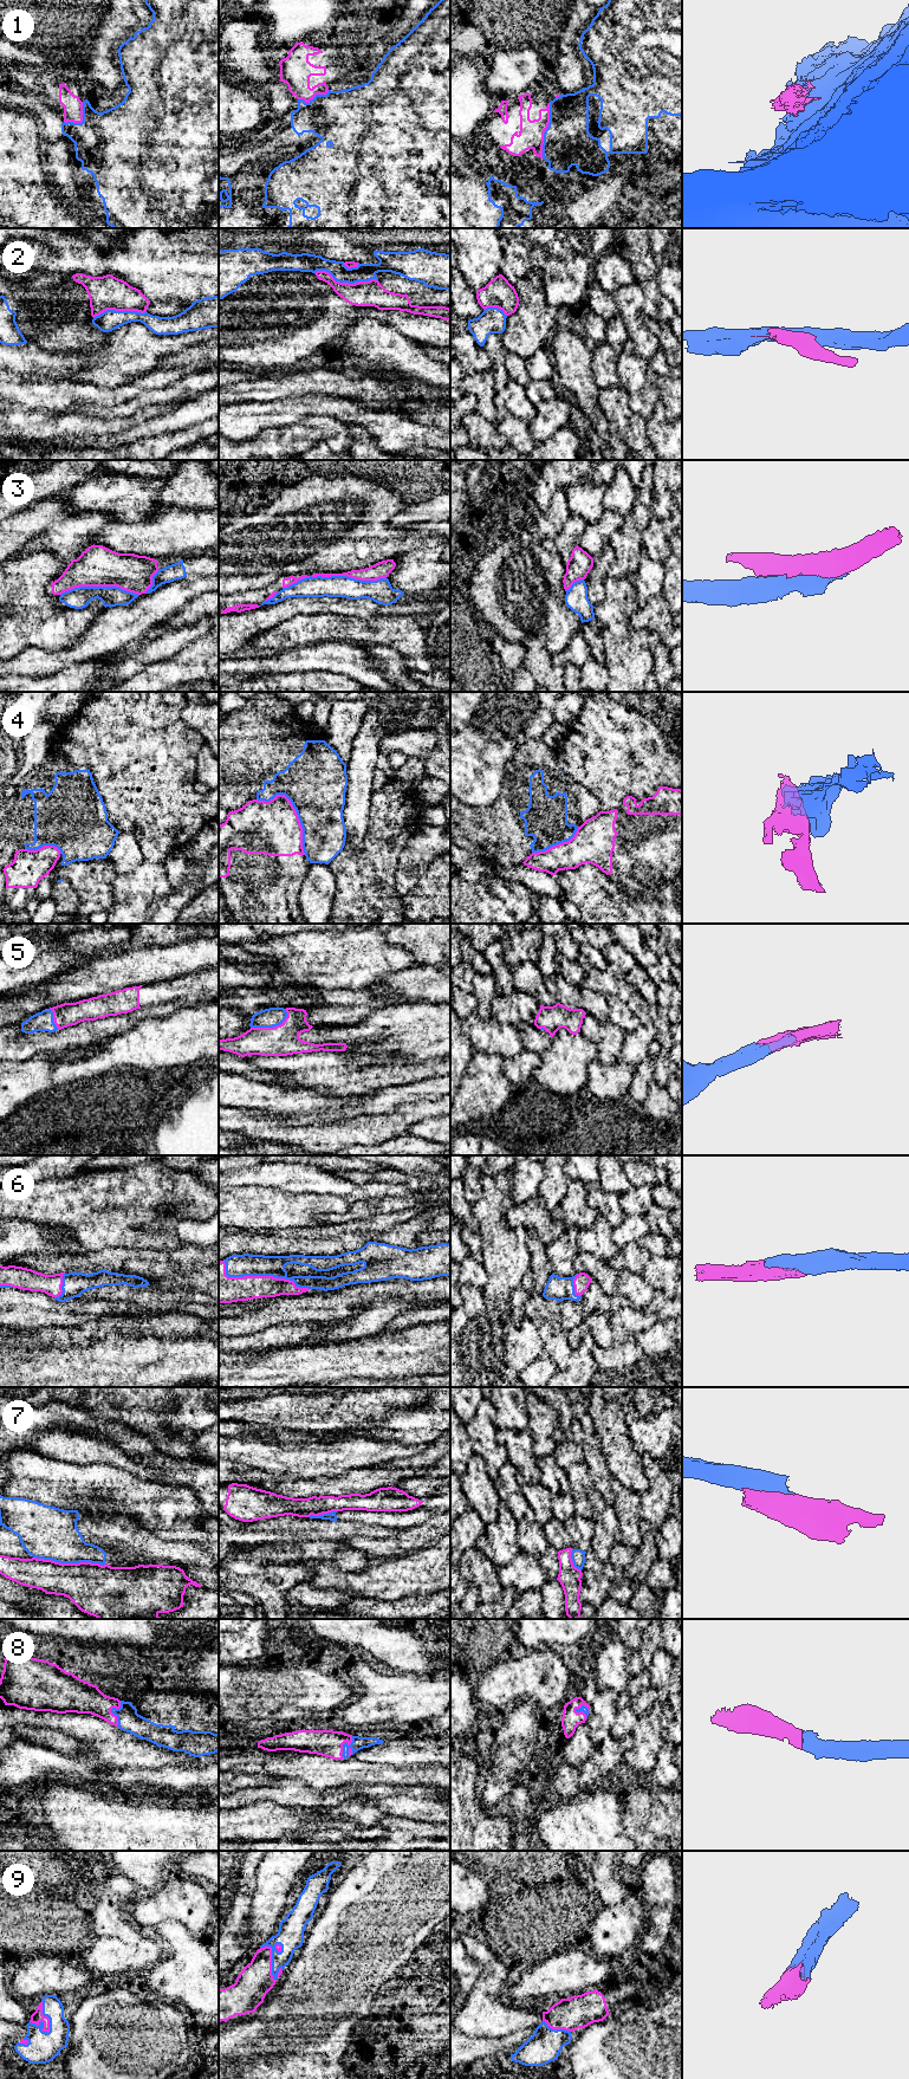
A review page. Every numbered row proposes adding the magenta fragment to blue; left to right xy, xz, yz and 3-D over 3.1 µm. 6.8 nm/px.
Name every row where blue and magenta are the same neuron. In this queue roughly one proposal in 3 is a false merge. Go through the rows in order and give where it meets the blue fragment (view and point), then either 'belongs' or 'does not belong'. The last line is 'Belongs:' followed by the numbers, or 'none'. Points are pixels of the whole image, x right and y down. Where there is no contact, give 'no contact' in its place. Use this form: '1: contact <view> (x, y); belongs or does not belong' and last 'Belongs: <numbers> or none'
1: contact yz (545, 130); does not belong
2: contact xz (346, 282); does not belong
3: contact xz (333, 576); does not belong
4: contact xz (296, 810); does not belong
5: contact xz (271, 1027); belongs
6: contact xz (260, 1275); belongs
7: contact xy (70, 1562); does not belong
8: contact xz (343, 1744); belongs
9: contact xy (46, 2015); belongs
Belongs: 5, 6, 8, 9

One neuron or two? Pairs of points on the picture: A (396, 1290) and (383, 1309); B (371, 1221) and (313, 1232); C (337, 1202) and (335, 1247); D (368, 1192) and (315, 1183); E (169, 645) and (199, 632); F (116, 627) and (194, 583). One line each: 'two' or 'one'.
A: two
B: one
C: two
D: one
E: one
F: one

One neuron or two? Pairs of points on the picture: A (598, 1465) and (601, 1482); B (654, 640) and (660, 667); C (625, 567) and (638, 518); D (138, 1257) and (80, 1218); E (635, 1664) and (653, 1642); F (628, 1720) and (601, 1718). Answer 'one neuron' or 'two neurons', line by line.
A: one neuron
B: one neuron
C: one neuron
D: two neurons
E: one neuron
F: two neurons

